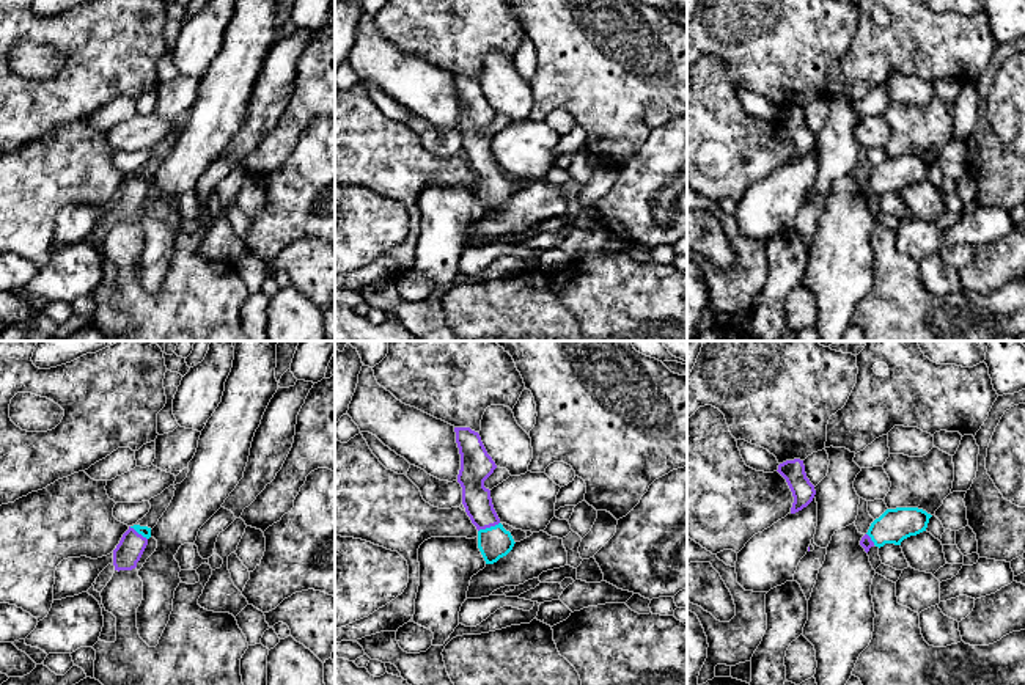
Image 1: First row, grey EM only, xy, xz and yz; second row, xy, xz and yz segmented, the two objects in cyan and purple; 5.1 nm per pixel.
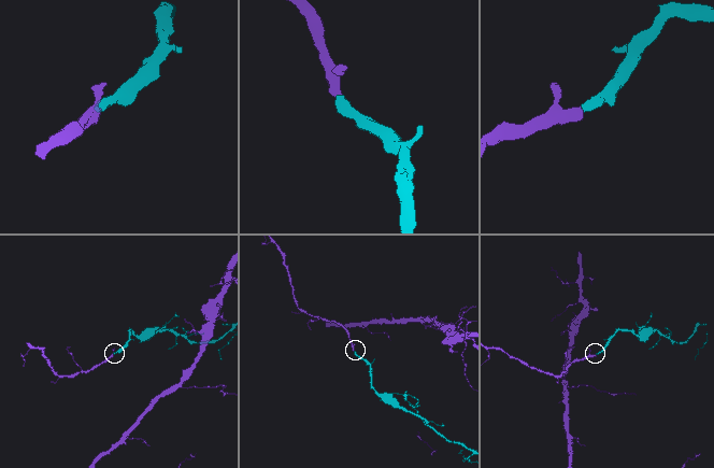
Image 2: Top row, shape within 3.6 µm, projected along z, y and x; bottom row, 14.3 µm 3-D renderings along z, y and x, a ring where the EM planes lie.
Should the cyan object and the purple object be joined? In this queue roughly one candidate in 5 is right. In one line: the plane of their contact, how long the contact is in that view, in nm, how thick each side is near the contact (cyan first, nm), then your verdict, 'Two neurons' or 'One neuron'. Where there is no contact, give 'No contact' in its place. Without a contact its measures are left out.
Touches cyan in xz. Shared border 120 nm. Thickness 170 nm (cyan) against 150 nm. One neuron

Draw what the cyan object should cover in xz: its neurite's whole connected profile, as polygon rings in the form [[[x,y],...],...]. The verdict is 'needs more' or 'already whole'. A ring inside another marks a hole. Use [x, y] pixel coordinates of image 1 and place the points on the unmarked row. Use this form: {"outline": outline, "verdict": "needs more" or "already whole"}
{"outline": [[[454,75],[454,80],[461,102],[457,130],[462,135],[462,152],[478,178],[478,196],[486,212],[494,212],[506,204],[516,192],[511,181],[500,171],[490,138],[484,135],[484,129],[497,113],[487,102],[478,80],[470,75]]], "verdict": "needs more"}

